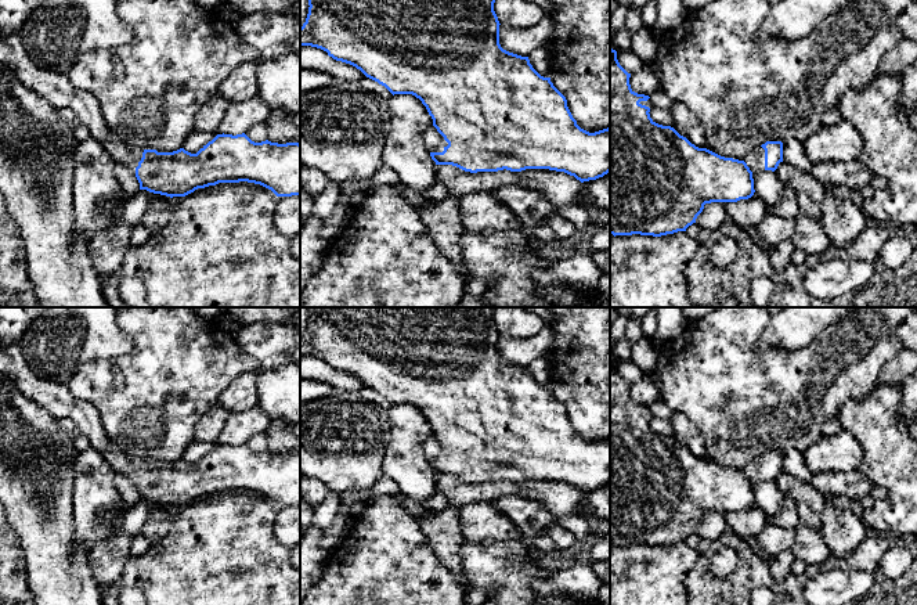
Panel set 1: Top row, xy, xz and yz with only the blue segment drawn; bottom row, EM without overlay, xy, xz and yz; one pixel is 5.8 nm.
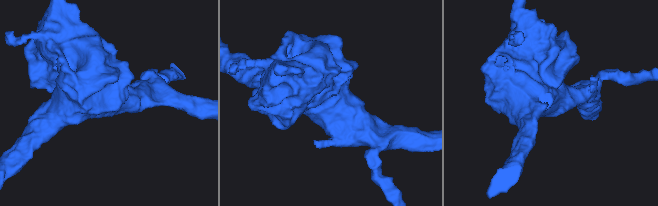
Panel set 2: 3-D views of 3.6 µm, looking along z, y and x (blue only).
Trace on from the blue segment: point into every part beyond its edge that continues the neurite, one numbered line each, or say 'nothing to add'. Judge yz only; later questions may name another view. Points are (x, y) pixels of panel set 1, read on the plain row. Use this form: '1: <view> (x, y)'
1: yz (755, 468)

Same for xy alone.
1: xy (56, 398)

